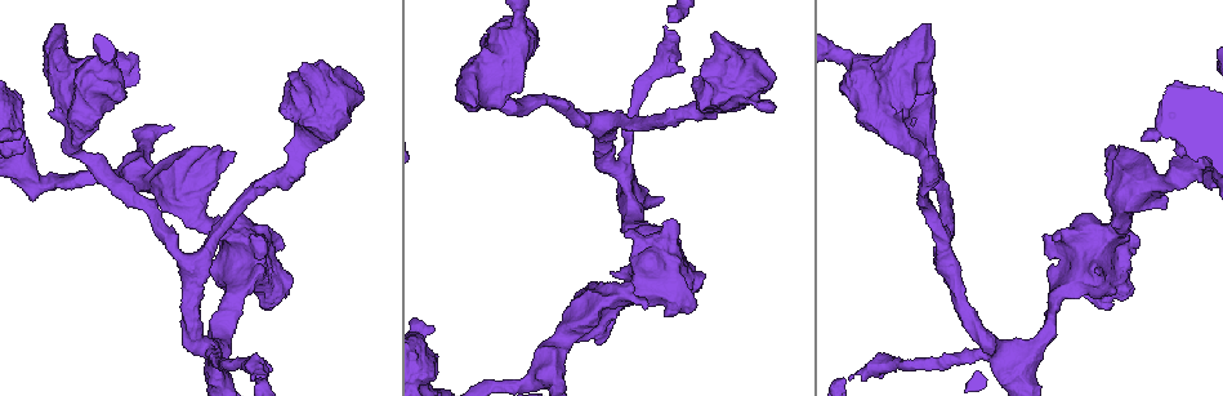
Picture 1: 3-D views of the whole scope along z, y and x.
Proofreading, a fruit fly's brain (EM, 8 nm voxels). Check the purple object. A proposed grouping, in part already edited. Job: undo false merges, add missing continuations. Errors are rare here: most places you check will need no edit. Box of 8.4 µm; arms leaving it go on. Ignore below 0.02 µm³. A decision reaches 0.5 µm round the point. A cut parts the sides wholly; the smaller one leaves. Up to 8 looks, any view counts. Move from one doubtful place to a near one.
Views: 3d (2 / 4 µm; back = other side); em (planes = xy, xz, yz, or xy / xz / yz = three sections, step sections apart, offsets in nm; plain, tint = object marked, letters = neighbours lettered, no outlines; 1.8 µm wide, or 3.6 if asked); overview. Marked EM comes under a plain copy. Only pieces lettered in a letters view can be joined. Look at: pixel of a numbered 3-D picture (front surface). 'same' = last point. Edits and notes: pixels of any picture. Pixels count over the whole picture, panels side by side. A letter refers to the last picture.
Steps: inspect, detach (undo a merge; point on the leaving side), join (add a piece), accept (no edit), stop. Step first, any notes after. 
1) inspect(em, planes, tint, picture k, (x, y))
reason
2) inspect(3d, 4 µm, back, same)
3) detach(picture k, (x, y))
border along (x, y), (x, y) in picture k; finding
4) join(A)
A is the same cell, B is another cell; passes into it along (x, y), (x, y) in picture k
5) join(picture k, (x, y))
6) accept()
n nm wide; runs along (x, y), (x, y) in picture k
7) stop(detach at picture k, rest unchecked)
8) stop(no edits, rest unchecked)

inspect(em, 3.6 µm, yz, step 4, tint, picture 1, (889, 131))
sharp bend

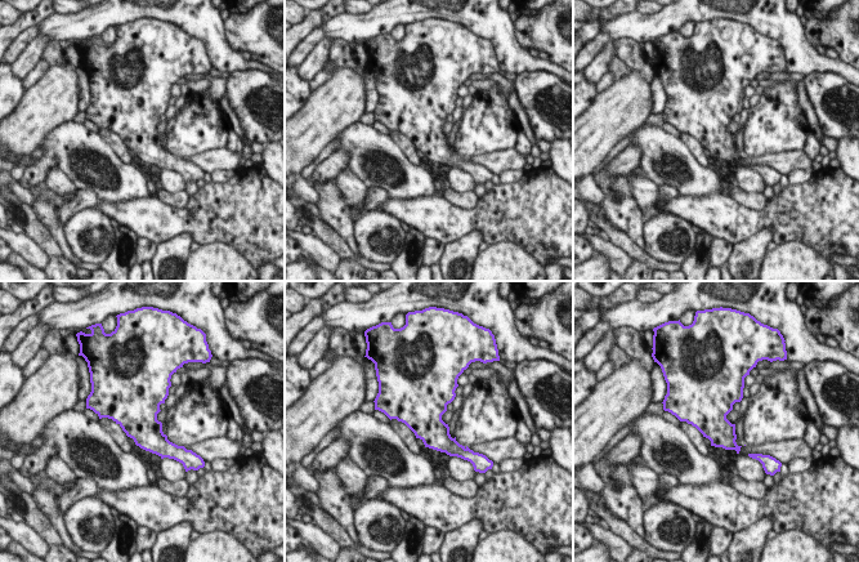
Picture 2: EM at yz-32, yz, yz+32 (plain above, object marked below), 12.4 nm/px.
inspect(em, 3.6 µm, planes, letters, same)
cut it another way

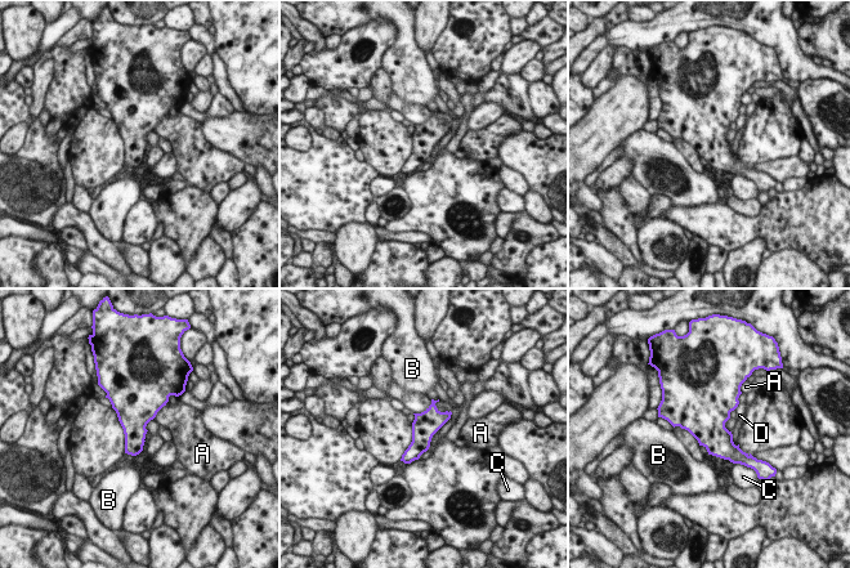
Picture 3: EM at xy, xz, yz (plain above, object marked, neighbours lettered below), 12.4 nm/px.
accept()
A touches over 300 nm; A, B, C and D are other cells; border along (168, 402), (152, 419) in picture 3; all the same cell

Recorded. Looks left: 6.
inspect(3d, 2 µm, picture 1, (478, 105))
an open end

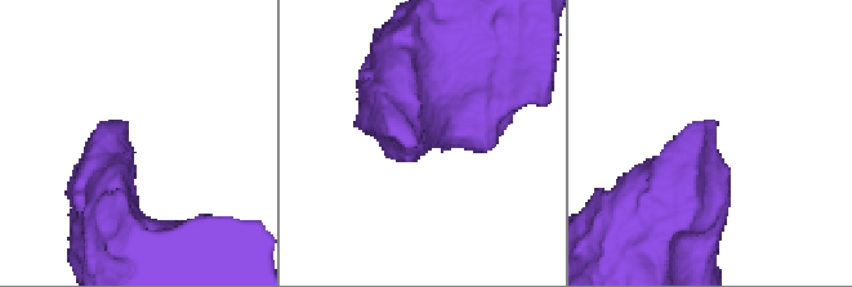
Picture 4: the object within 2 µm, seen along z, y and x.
inspect(em, xy, step 8, tint, picture 4, (120, 120))
shape alone is not enough

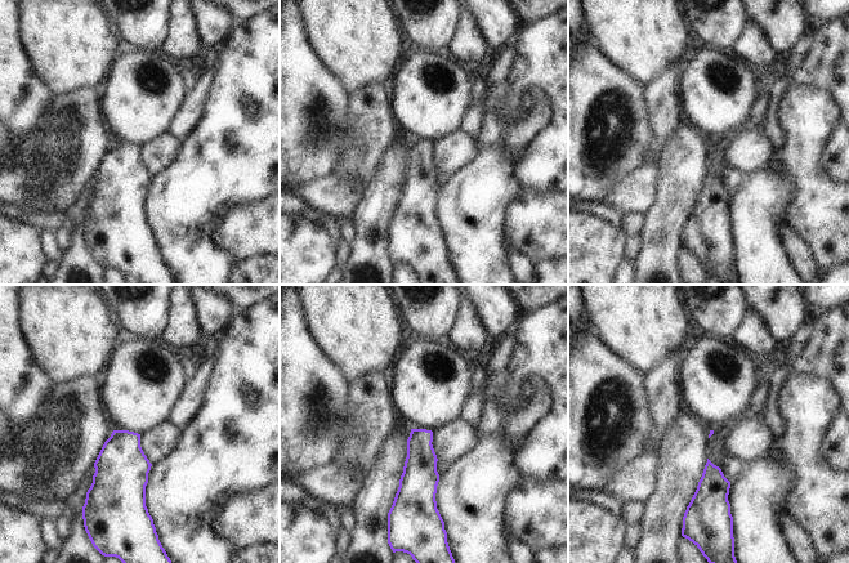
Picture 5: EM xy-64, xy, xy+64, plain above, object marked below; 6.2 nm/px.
inspect(em, planes, letters, same)

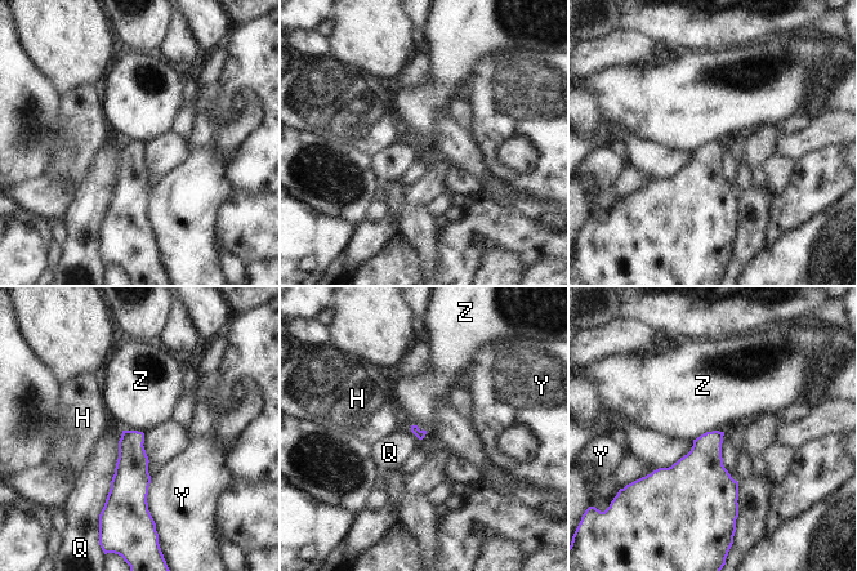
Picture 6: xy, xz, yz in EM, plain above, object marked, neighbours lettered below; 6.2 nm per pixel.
accept()
Q touches over 550 nm; H, Q, Y and Z are other cells; none of them fits

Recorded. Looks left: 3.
inspect(em, planes, letters, picture 1, (252, 380))
an open end

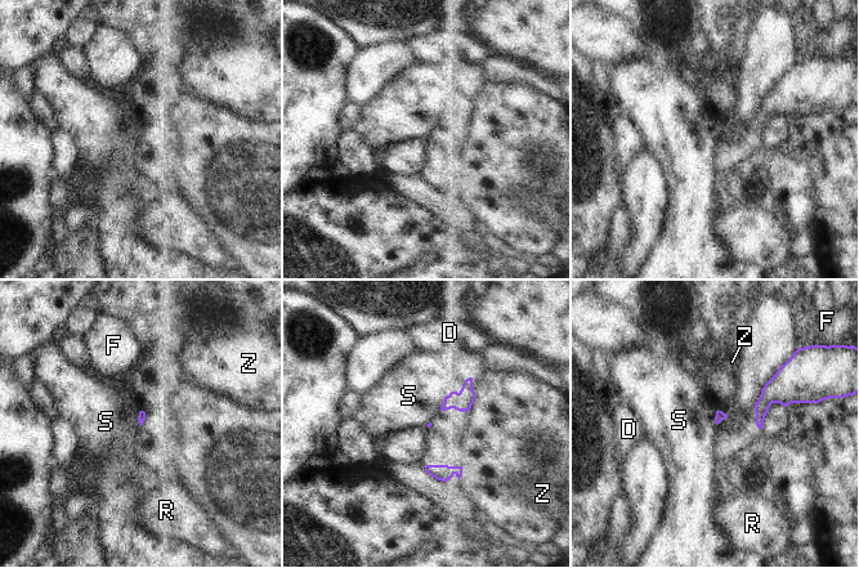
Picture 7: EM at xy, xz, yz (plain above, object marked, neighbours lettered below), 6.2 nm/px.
accept()
D, F, R, S and Z are other cells; border along (471, 376), (444, 398), (439, 410) in picture 7; no lettered piece goes on from it

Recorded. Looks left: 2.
stop(no edits, rest unchecked)

